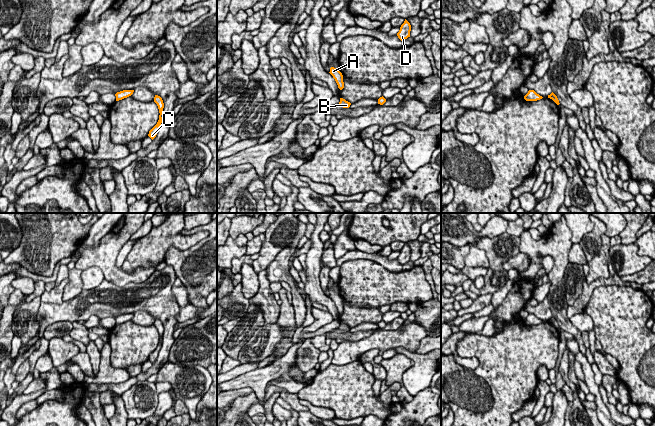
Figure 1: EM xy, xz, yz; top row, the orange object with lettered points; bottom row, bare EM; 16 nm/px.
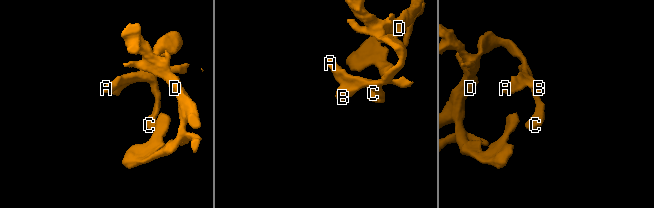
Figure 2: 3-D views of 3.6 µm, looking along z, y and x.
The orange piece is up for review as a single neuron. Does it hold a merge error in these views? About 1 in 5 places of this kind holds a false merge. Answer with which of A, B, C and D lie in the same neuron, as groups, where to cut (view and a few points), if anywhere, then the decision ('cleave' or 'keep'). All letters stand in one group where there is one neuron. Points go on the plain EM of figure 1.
A B C D | no cut | keep

